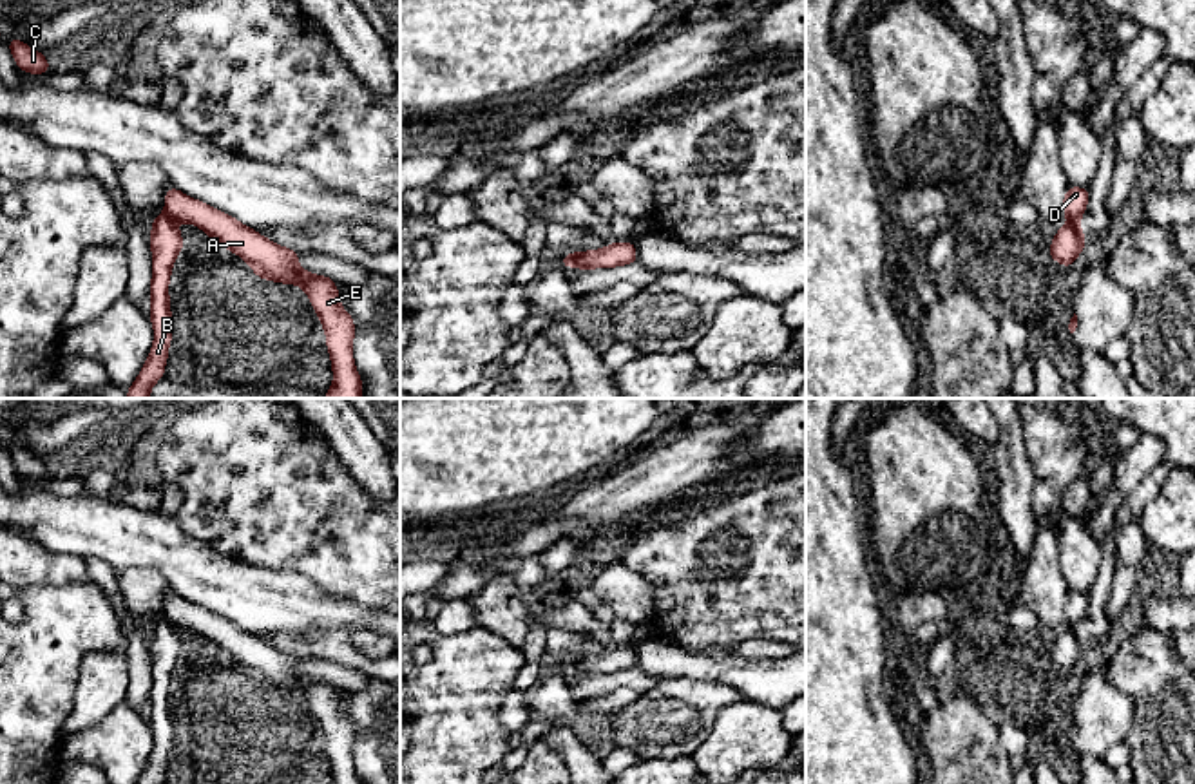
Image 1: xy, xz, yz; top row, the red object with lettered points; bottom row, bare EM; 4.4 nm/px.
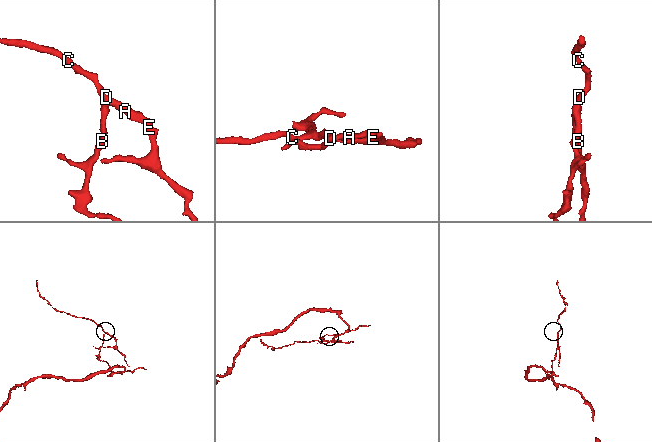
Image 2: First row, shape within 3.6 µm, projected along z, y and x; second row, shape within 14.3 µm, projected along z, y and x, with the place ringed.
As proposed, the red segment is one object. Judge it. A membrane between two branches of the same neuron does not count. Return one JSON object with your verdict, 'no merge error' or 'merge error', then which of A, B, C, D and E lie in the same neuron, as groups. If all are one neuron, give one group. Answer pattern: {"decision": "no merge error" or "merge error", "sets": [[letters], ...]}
{"decision": "merge error", "sets": [["A", "C", "D", "E"], ["B"]]}

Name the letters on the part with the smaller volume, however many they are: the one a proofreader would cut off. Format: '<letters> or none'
A, C, D, E

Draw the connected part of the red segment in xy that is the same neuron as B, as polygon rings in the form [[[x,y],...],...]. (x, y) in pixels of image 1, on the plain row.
[[[163,617],[152,623],[152,637],[148,641],[148,650],[152,654],[152,688],[148,692],[150,699],[150,722],[154,731],[154,750],[150,753],[148,764],[141,773],[138,784],[163,784],[165,770],[168,764],[168,751],[174,739],[174,724],[170,719],[168,688],[172,672],[177,664],[185,646],[181,637],[176,634],[174,625]]]

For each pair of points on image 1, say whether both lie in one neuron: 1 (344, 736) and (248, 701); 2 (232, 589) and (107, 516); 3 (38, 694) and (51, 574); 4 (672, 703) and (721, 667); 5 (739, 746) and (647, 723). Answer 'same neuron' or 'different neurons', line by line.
1: same neuron
2: same neuron
3: different neurons
4: different neurons
5: different neurons

